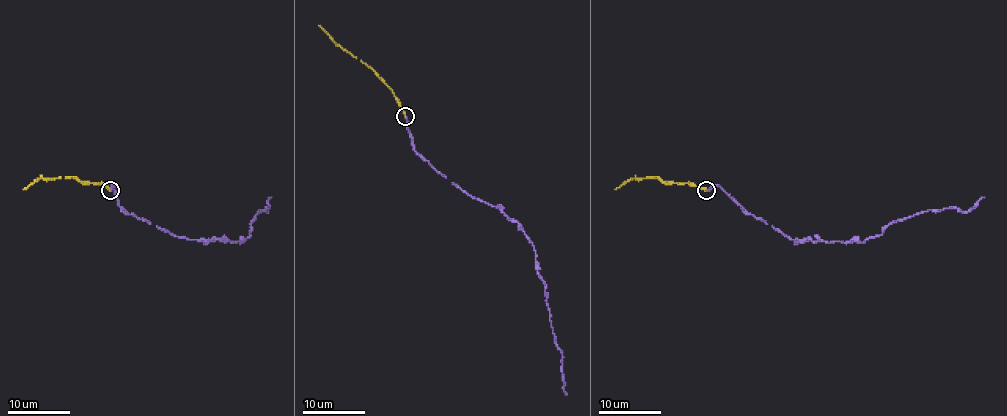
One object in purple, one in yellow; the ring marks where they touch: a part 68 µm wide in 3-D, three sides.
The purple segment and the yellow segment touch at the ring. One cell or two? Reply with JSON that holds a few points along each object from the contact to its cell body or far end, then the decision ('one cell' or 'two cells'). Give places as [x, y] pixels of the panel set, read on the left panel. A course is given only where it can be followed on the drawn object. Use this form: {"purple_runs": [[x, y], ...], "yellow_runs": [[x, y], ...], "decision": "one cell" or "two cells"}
{"purple_runs": [[109, 191], [111, 184], [125, 211], [174, 235], [235, 242], [249, 236], [271, 197]], "yellow_runs": [[109, 191], [101, 183], [81, 183], [72, 177], [39, 178], [23, 189]], "decision": "one cell"}

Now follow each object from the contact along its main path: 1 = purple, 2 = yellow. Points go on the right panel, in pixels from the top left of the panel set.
1: (706, 191), (718, 184), (791, 239), (832, 242), (863, 242), (893, 222), (935, 210), (968, 211), (984, 197)
2: (704, 191), (687, 183), (664, 183), (656, 177), (631, 178), (615, 189)

